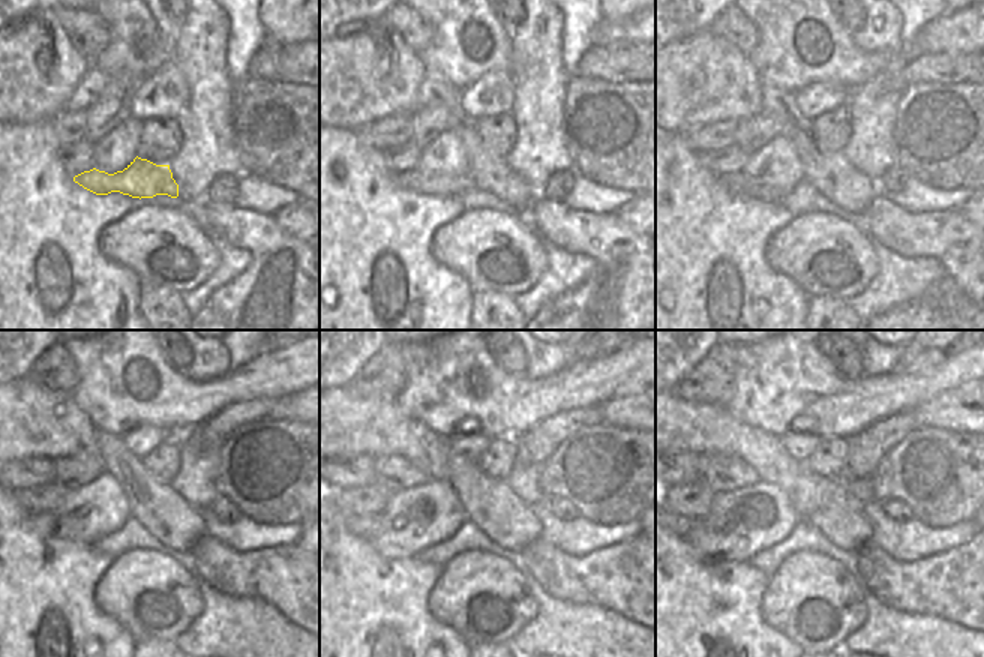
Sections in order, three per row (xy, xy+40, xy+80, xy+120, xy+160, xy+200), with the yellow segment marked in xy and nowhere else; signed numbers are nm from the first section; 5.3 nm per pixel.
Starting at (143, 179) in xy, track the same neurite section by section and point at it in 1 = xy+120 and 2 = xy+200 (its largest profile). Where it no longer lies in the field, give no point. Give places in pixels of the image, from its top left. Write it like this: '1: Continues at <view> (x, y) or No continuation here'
1: Continues at xy+120 (42, 522)
2: Continues at xy+200 (686, 524).

